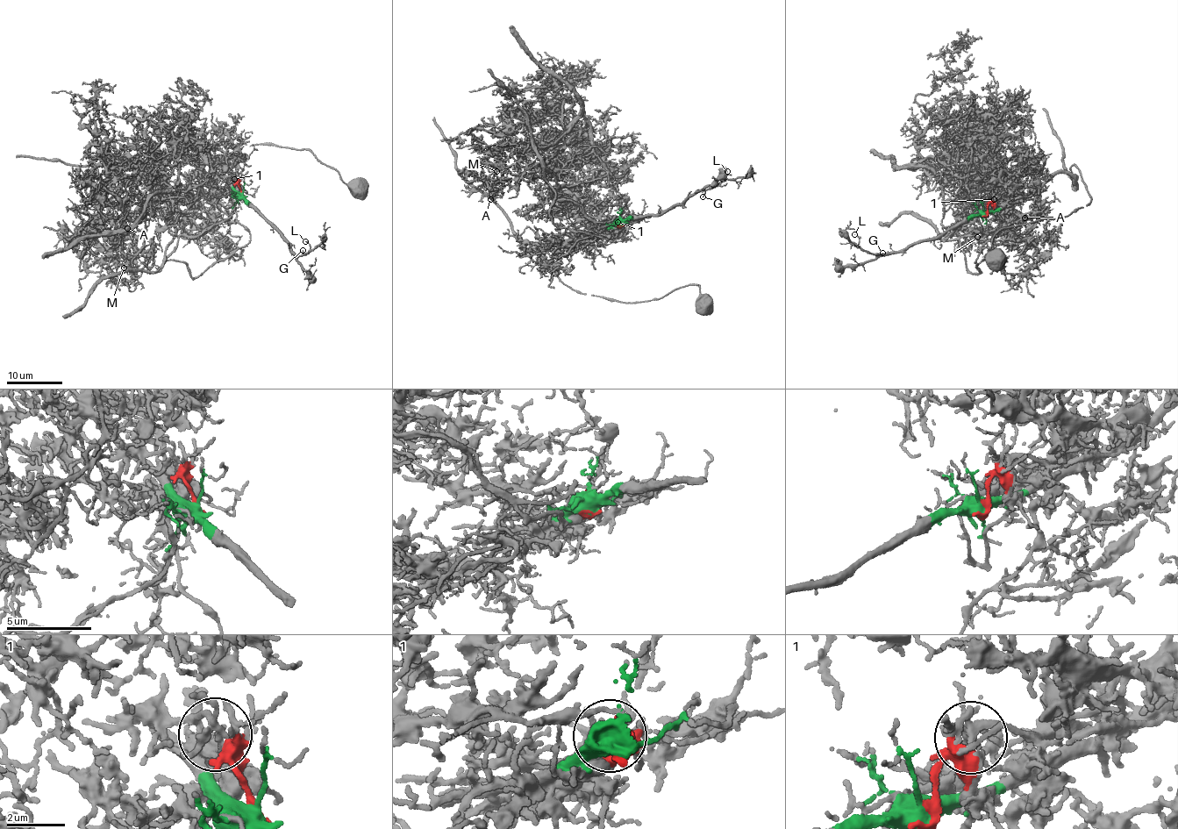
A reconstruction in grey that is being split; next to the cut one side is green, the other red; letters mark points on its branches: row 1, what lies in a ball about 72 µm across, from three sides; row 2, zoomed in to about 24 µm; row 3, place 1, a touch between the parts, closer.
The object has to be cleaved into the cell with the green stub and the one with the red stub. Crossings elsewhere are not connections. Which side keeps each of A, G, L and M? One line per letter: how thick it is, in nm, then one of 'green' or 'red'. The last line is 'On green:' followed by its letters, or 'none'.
A: 130 nm thick; red
G: 80 nm thick; green
L: 100 nm thick; green
M: 120 nm thick; red
On green: G, L

